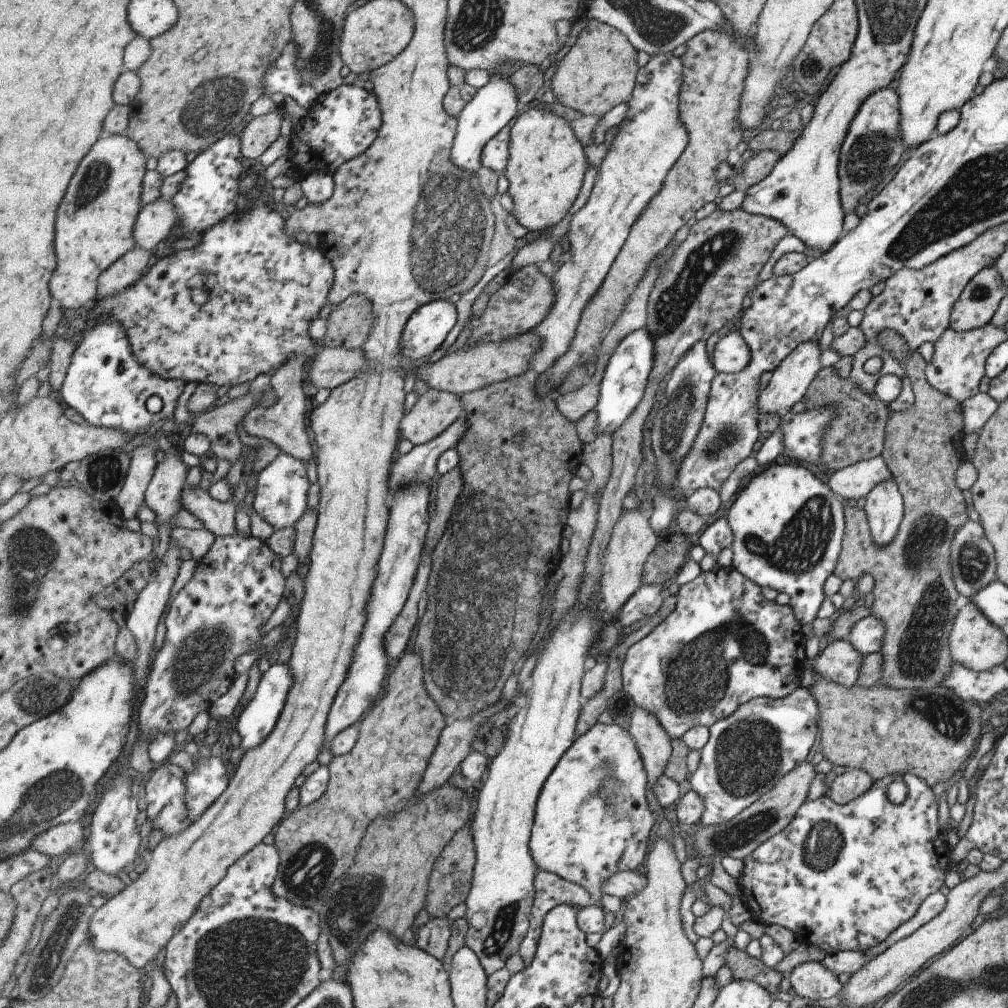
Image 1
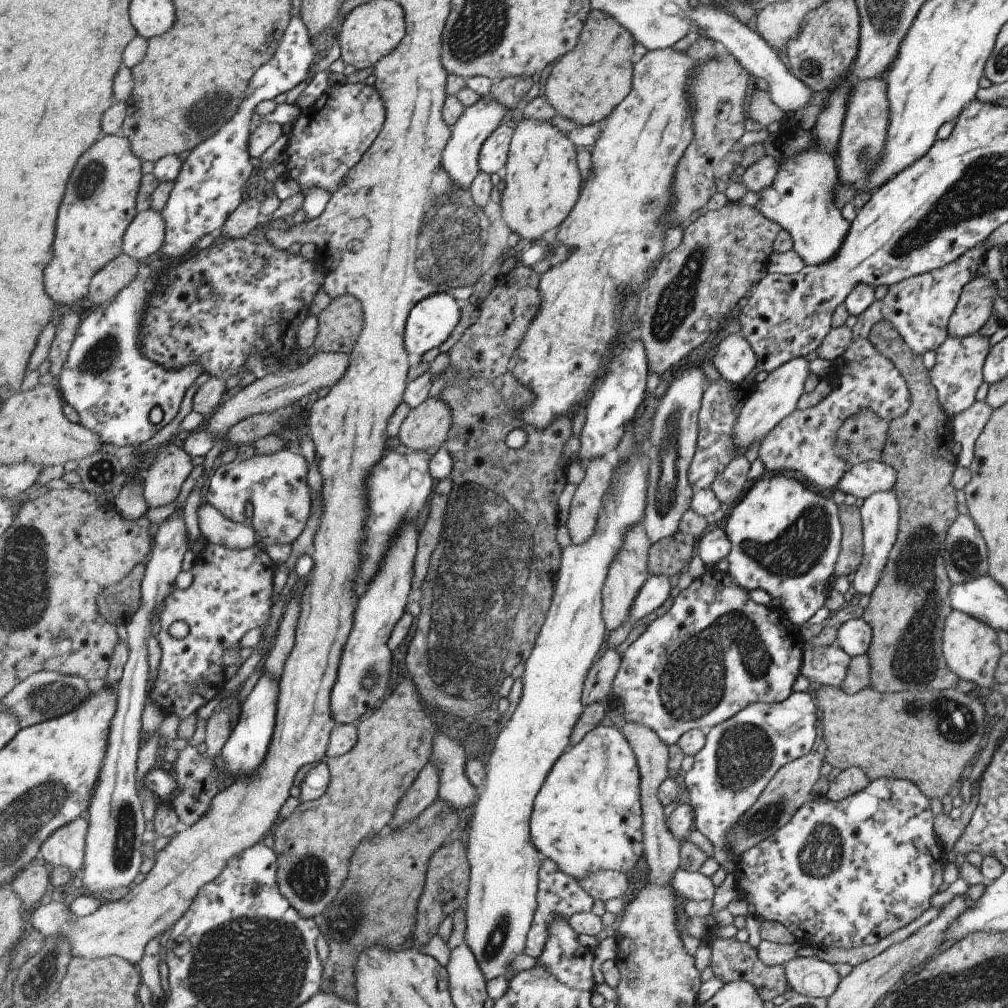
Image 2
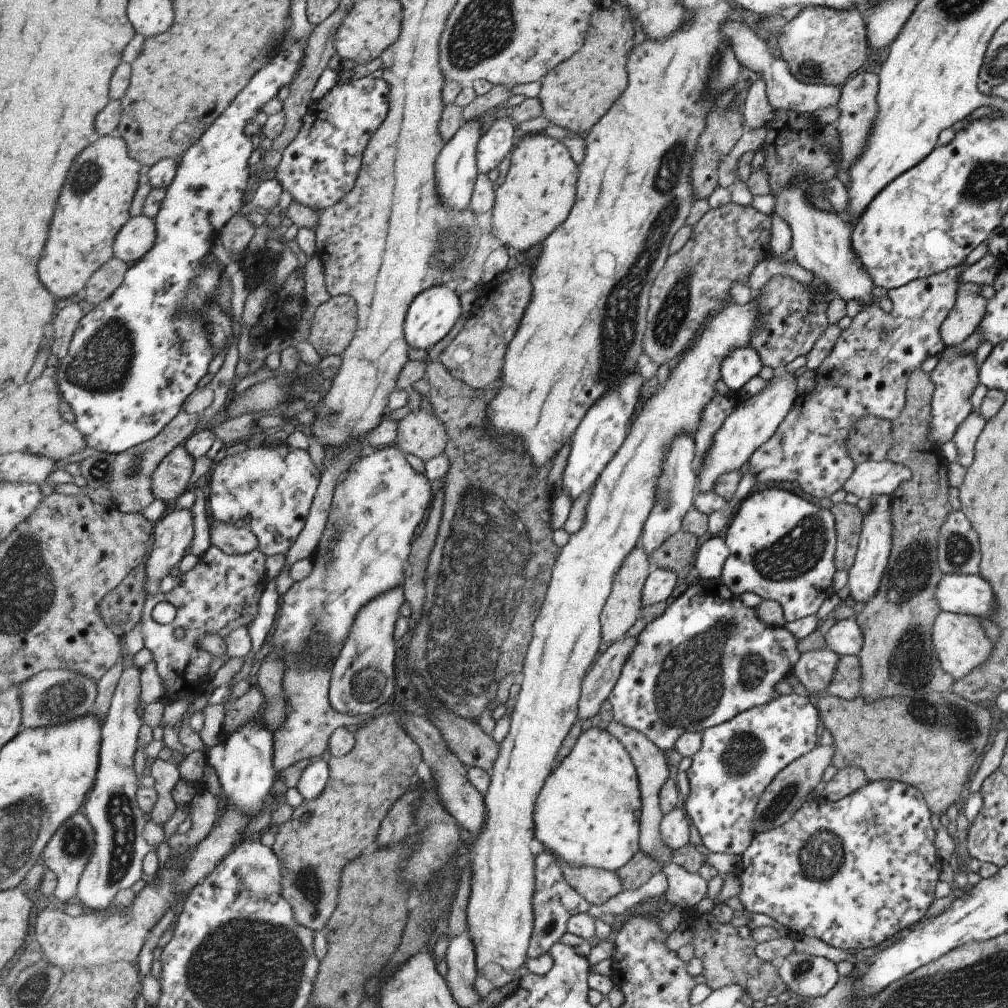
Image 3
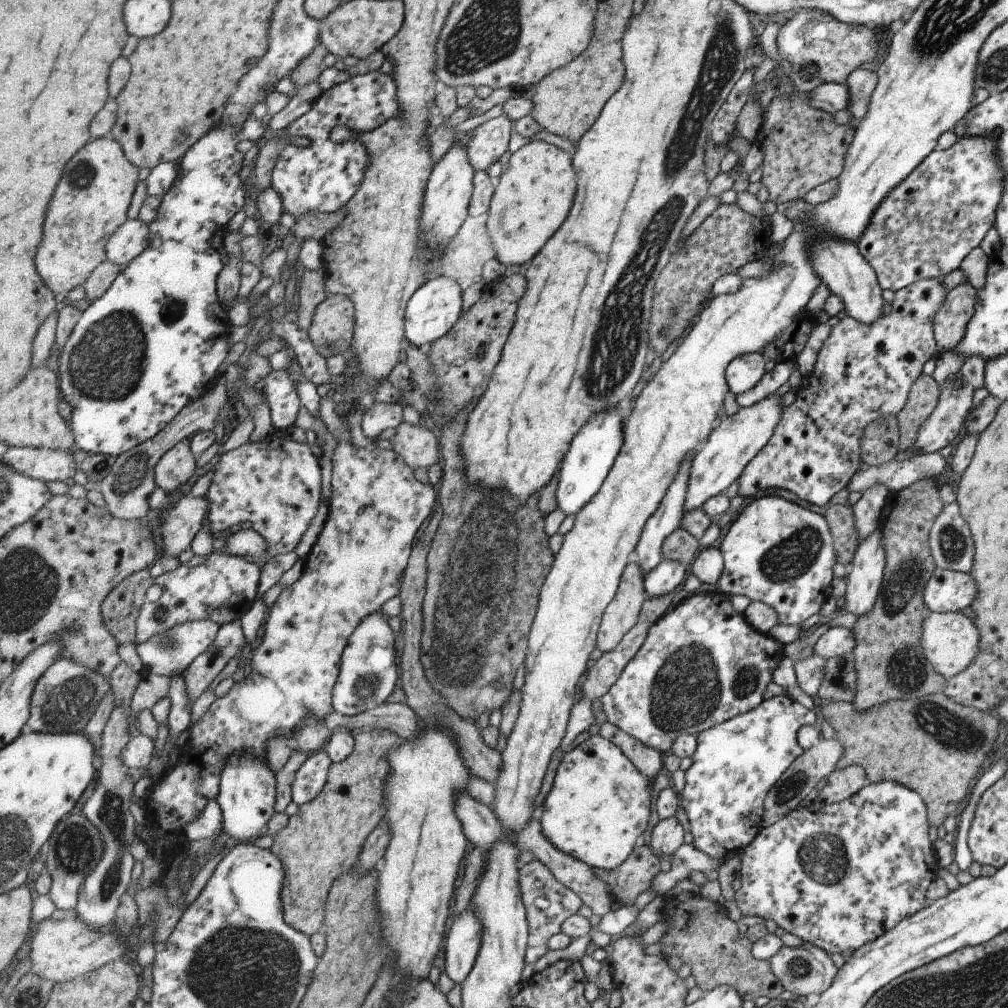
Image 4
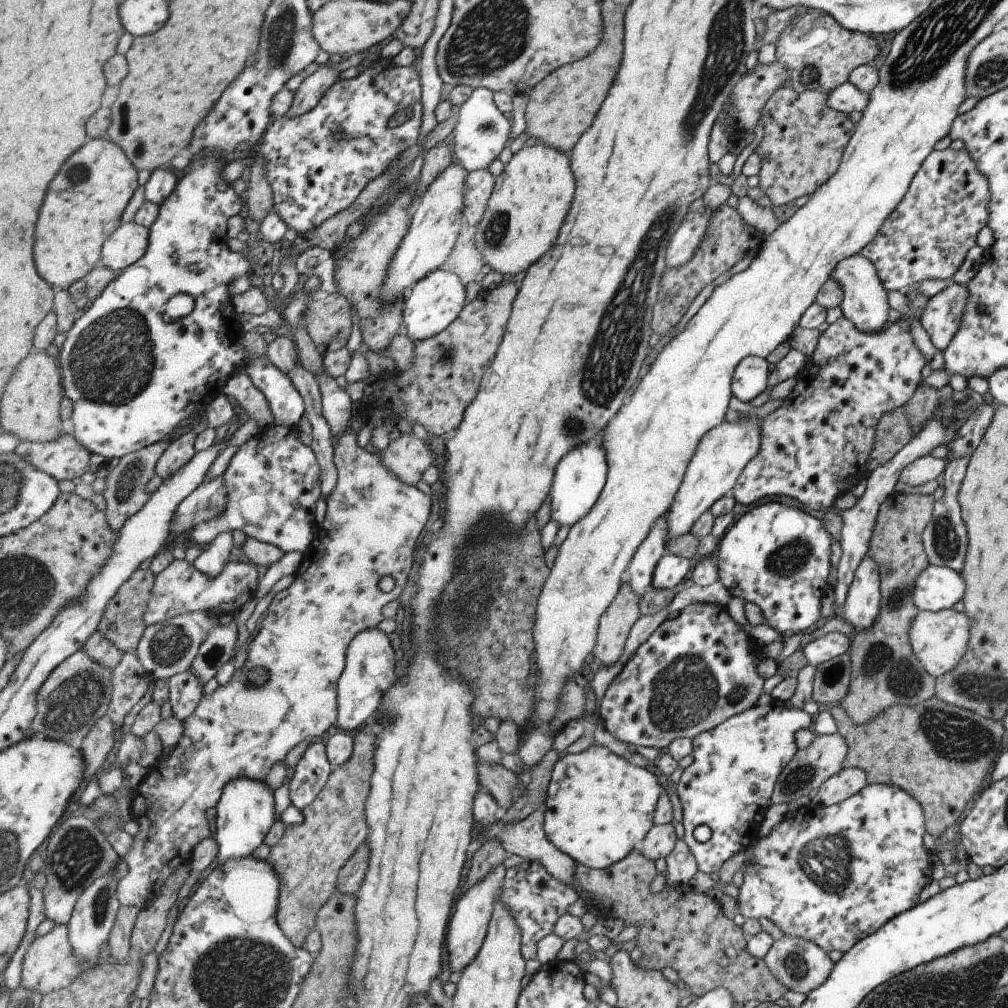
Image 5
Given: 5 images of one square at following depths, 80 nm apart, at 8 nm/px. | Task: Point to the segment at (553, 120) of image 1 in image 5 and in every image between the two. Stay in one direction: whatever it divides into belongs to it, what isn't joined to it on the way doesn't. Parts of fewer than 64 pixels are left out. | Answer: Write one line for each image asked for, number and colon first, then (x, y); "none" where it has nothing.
2: (543, 183)
3: (539, 190)
4: (534, 196)
5: (530, 201)

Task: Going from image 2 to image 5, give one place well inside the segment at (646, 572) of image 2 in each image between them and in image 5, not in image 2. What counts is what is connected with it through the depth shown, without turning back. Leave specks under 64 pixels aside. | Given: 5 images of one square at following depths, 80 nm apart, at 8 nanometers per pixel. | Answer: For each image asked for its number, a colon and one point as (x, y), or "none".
3: (621, 612)
4: (623, 613)
5: (615, 625)

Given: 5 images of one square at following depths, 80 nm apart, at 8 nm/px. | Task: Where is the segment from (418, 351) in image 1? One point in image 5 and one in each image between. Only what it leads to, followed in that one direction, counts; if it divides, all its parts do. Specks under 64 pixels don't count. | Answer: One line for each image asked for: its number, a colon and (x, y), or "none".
2: (432, 321)
3: (433, 314)
4: (435, 309)
5: (435, 302)

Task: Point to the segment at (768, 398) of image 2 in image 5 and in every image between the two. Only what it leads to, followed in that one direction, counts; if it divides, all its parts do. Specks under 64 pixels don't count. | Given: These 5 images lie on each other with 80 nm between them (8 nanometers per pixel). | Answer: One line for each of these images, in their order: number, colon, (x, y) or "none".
3: (752, 422)
4: (736, 439)
5: (724, 454)

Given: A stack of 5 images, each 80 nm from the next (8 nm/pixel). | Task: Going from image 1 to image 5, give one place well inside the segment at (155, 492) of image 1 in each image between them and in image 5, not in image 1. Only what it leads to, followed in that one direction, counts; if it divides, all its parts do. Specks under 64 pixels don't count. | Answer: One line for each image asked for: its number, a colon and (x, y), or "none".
2: (163, 481)
3: (171, 477)
4: (177, 466)
5: (180, 453)

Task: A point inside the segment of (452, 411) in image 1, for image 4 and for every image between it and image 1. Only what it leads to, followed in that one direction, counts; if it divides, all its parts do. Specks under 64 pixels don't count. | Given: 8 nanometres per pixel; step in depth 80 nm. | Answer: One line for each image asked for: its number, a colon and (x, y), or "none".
2: (426, 428)
3: (422, 433)
4: (420, 447)

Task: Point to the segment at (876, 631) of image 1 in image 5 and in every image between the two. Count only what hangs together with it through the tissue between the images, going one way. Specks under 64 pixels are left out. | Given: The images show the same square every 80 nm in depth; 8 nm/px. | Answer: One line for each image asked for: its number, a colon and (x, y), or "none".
2: (854, 636)
3: (845, 637)
4: (835, 641)
5: (830, 645)

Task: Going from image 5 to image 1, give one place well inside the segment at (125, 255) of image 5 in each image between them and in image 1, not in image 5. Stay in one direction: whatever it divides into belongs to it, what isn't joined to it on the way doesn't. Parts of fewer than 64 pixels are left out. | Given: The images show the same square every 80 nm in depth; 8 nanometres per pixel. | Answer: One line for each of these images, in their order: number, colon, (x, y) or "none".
1: (156, 220)
2: (146, 235)
3: (138, 237)
4: (131, 239)

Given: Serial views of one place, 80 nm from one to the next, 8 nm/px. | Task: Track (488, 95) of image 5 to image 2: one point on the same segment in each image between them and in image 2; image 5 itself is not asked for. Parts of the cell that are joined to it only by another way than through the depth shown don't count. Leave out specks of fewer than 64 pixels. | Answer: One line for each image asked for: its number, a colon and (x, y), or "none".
2: (495, 153)
3: (496, 143)
4: (487, 143)

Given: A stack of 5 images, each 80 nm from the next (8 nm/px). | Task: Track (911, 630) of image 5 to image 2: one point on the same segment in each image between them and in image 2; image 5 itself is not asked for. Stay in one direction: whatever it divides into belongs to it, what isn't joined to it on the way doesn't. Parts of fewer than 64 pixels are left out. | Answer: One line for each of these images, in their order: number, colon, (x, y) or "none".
2: (969, 646)
3: (960, 645)
4: (950, 642)

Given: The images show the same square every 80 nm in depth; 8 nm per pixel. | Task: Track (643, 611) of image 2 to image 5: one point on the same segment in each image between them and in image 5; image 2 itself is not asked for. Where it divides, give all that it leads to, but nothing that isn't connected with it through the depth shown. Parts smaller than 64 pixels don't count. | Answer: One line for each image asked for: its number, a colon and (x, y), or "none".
3: (661, 583)
4: (667, 576)
5: (671, 570)

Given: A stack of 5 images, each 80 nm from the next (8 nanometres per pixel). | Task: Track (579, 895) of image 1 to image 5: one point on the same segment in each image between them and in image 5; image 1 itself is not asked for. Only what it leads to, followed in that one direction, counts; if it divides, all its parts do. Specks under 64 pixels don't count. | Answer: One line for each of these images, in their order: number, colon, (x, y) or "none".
2: (558, 893)
3: (556, 901)
4: (549, 902)
5: (538, 899)

